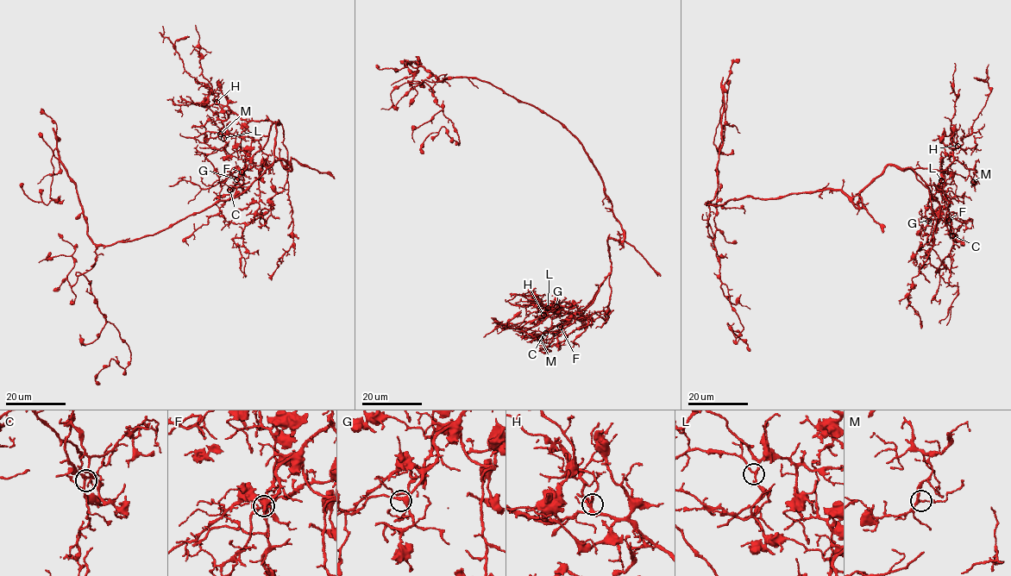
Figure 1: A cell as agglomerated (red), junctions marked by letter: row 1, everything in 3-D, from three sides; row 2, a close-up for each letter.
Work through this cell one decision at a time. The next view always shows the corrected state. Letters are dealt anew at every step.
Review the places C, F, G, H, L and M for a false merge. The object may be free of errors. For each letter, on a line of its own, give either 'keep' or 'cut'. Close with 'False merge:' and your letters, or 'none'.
C: keep
F: keep
G: keep
H: keep
L: keep
M: keep
False merge: none

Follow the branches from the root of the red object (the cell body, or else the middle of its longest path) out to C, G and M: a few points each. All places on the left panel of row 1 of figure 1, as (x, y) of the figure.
C: (241, 193), (274, 160), (290, 167), (273, 154), (279, 122), (229, 190)
G: (241, 193), (274, 160), (282, 159), (290, 167), (273, 154), (279, 122), (236, 179)
M: (241, 193), (274, 160), (282, 159), (290, 167), (273, 154), (279, 122), (244, 121), (230, 113), (220, 134)

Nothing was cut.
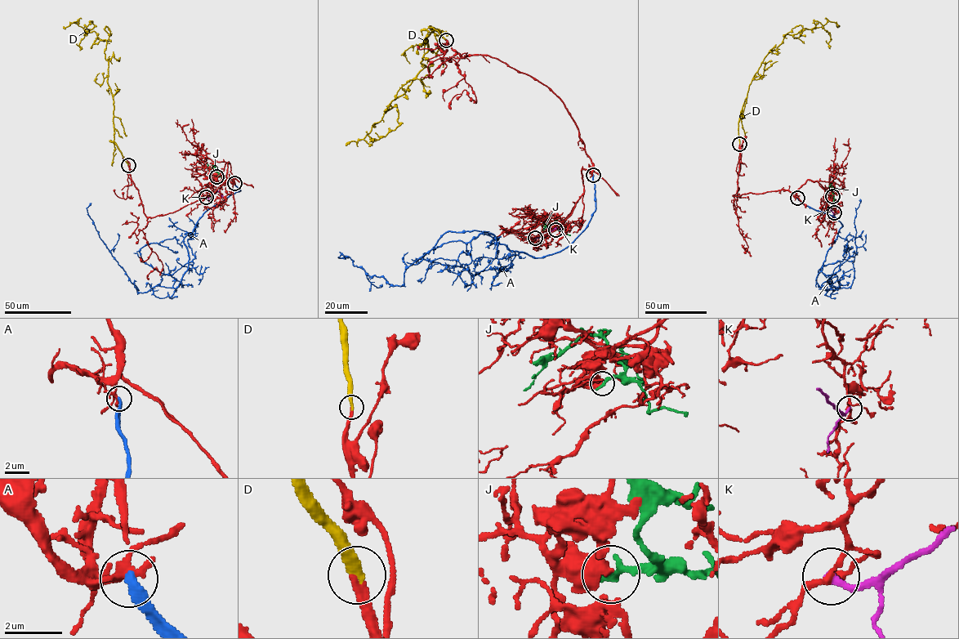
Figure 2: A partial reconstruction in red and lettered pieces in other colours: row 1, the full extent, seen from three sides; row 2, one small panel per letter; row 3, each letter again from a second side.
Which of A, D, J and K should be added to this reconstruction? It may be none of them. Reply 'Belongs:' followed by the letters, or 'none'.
Belongs: D

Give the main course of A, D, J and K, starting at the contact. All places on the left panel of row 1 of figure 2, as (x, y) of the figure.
A: (235, 183), (240, 190), (208, 208), (184, 239), (188, 269), (175, 288), (137, 292), (100, 238), (91, 203)
D: (128, 165), (114, 141), (106, 42), (95, 32), (87, 32), (92, 20), (94, 26), (79, 43), (80, 50)
J: (216, 176), (216, 172), (208, 167), (207, 163)
K: (206, 197), (217, 191), (220, 198)

